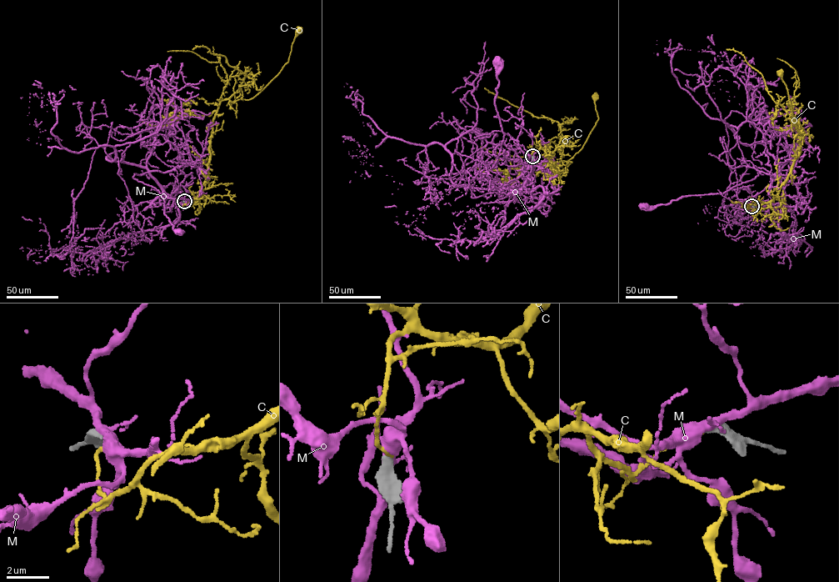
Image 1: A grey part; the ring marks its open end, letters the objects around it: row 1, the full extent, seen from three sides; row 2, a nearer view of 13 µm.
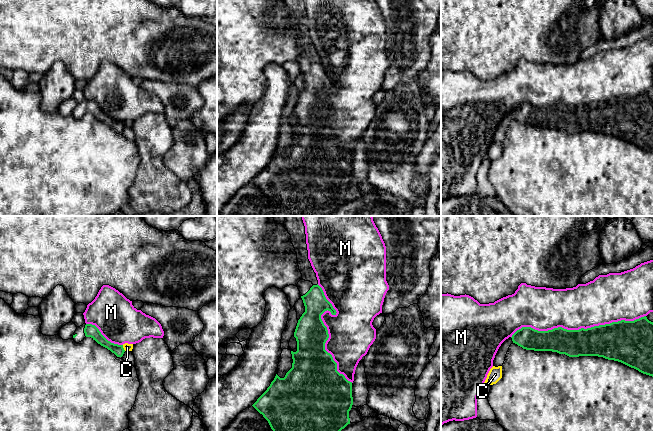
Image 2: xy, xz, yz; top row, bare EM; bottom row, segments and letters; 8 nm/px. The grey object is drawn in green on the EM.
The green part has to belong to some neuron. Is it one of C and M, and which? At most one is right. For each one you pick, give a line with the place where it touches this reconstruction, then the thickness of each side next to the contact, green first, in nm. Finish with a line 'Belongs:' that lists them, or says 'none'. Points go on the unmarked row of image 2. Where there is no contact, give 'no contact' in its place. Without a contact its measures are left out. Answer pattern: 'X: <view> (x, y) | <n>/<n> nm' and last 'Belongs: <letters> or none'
Belongs: none

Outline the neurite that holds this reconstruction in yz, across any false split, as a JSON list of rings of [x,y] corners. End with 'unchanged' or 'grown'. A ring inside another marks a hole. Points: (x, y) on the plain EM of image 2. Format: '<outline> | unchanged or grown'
[[[646,92],[634,97],[621,96],[610,100],[567,106],[562,103],[548,107],[538,107],[531,103],[522,103],[499,123],[493,142],[502,142],[512,119],[526,126],[552,127],[569,133],[598,132],[621,138],[639,148],[653,153],[653,98]]] | grown

